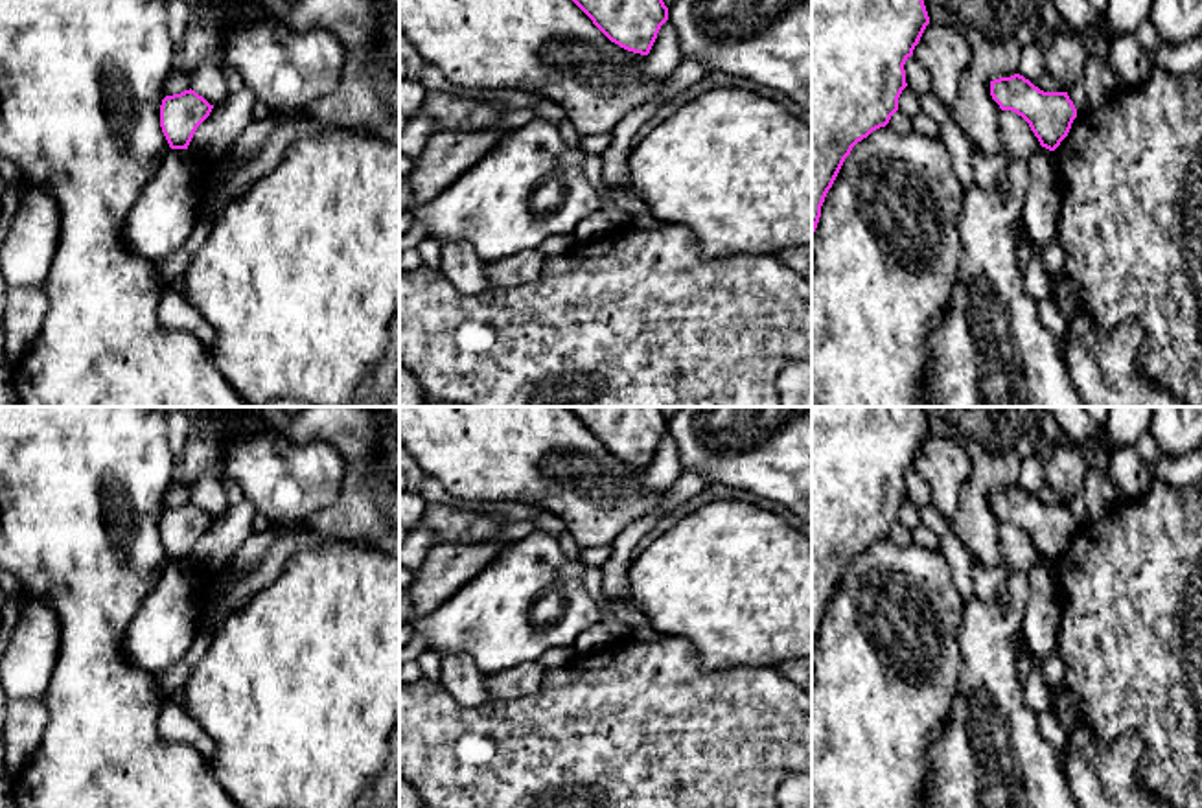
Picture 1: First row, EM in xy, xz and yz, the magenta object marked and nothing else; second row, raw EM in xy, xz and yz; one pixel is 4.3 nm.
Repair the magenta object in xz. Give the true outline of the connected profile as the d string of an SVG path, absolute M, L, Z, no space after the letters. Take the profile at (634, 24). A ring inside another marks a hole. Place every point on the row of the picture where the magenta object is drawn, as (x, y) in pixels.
M572 0L620 48L648 55L668 20L663 0Z

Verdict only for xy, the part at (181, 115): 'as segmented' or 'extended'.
as segmented

